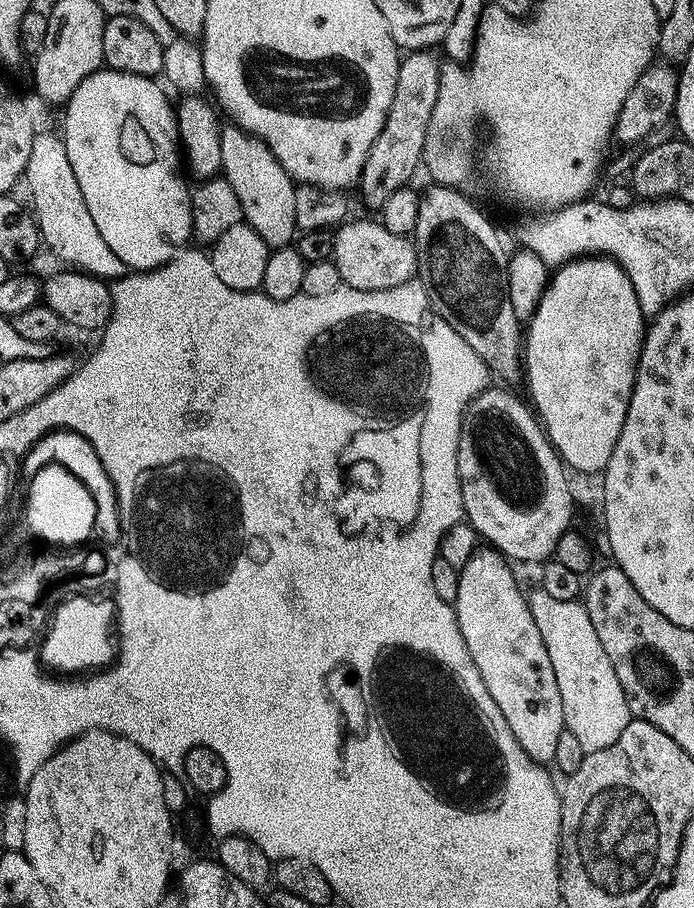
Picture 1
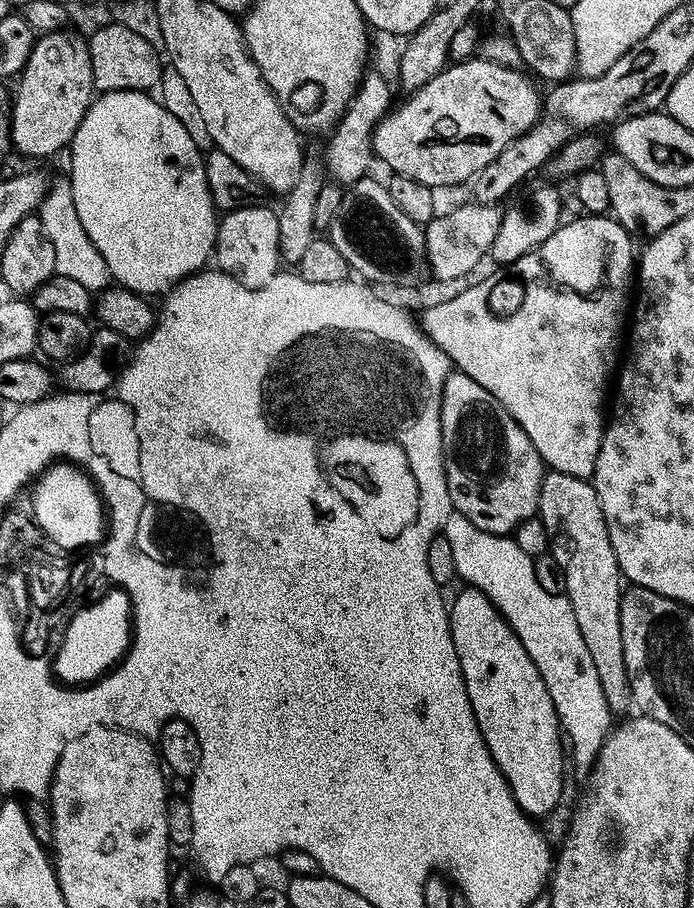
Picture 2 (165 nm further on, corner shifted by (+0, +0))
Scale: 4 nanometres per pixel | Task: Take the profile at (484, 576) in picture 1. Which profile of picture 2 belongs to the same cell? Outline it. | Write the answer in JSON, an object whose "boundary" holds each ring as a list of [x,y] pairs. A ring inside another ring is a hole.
{"boundary":[[[464,586],[461,589],[450,600],[448,621],[478,730],[494,762],[502,770],[520,809],[527,816],[541,818],[540,816],[555,810],[556,803],[564,792],[566,748],[562,743],[562,729],[556,707],[550,698],[550,690],[546,690],[546,682],[542,682],[542,674],[538,674],[538,666],[534,666],[530,654],[526,654],[526,646],[522,646],[514,630],[504,621],[504,616],[490,602],[490,598],[486,598],[486,594],[482,594],[477,588]]]}

